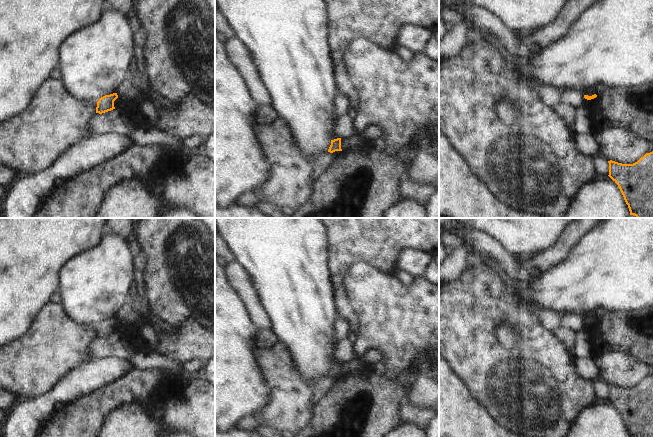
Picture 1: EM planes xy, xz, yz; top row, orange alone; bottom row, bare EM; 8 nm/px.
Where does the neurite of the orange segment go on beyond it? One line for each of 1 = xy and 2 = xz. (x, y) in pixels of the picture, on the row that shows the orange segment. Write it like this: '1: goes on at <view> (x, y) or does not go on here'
1: does not go on here
2: does not go on here

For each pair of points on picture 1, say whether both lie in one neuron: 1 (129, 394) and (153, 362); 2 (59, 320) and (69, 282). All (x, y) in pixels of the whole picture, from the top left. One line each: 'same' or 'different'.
1: different
2: different

